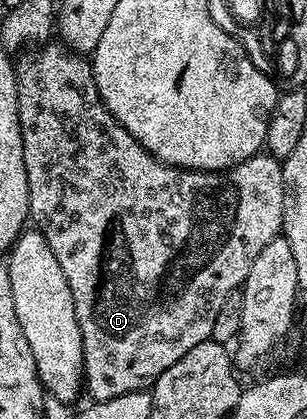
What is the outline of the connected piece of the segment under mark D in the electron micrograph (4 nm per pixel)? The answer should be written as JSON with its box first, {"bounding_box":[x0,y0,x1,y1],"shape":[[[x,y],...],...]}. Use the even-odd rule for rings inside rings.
{"bounding_box":[16,43,283,402],"shape":[[[45,43],[40,47],[29,47],[16,58],[17,106],[19,107],[19,127],[23,135],[23,163],[27,167],[27,187],[29,188],[29,216],[42,237],[47,239],[55,259],[63,267],[65,284],[71,287],[73,316],[79,323],[81,332],[81,372],[83,389],[90,393],[94,402],[115,399],[124,393],[139,393],[148,390],[154,381],[171,367],[191,347],[210,340],[215,327],[215,315],[219,307],[231,293],[244,286],[251,263],[259,256],[259,251],[278,237],[283,223],[283,171],[281,161],[262,151],[257,156],[239,163],[233,169],[223,169],[219,173],[204,173],[201,169],[181,169],[178,165],[168,165],[153,157],[115,120],[111,111],[95,87],[93,66],[82,54],[73,52],[64,43]]]}

